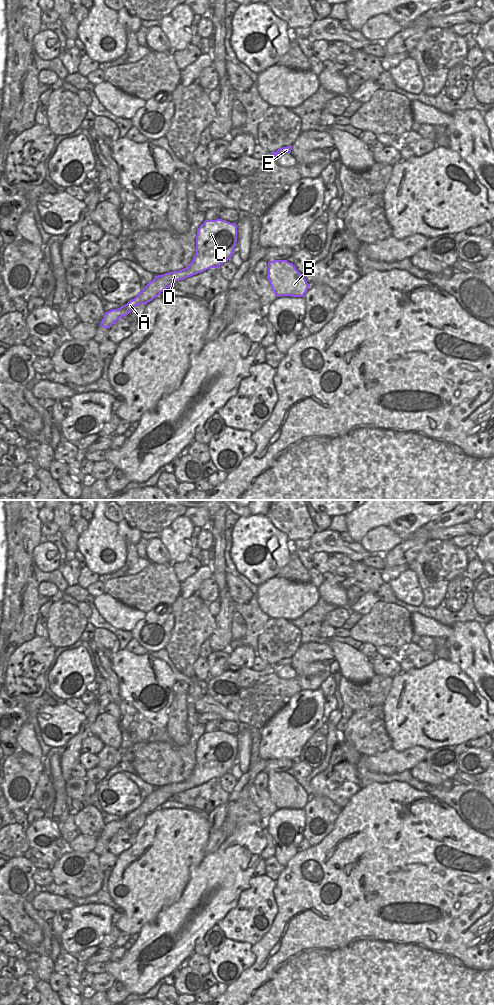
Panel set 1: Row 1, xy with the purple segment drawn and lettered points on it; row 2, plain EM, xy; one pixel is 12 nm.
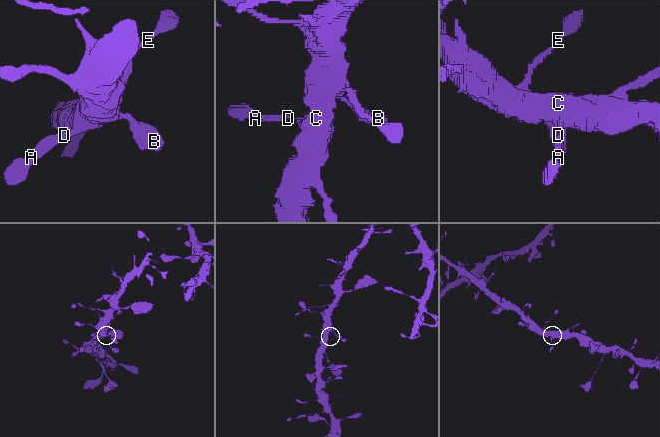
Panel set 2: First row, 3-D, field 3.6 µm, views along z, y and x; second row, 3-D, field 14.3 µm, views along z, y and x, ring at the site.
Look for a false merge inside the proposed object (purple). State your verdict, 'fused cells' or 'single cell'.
single cell

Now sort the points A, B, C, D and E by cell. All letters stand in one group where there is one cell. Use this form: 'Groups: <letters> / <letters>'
Groups: A B C D E.

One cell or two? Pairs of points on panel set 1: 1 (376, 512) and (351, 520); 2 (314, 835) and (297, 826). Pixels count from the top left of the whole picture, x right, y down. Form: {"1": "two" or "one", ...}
{"1": "one", "2": "two"}

